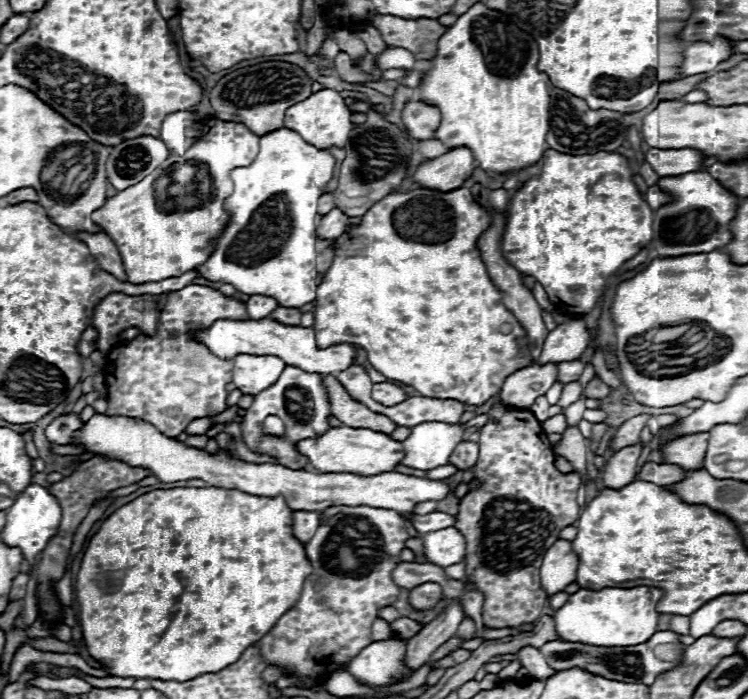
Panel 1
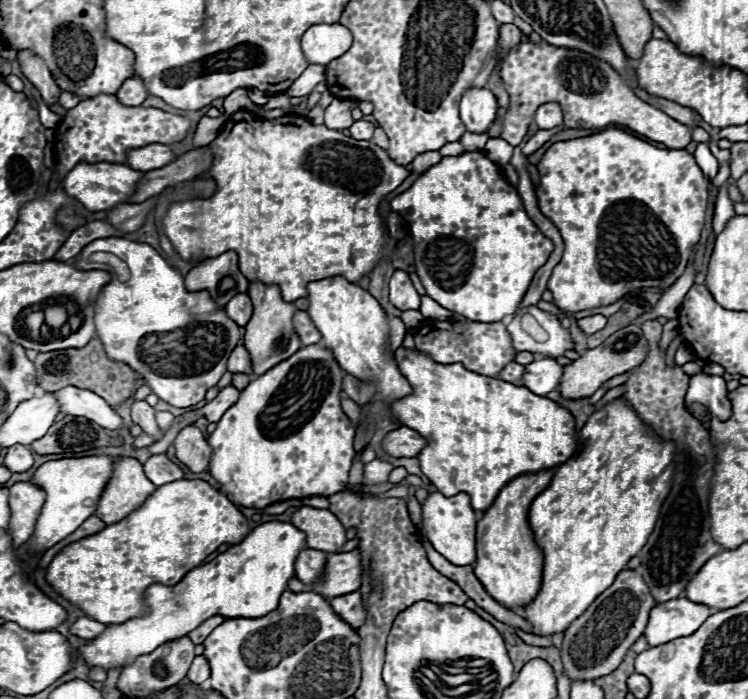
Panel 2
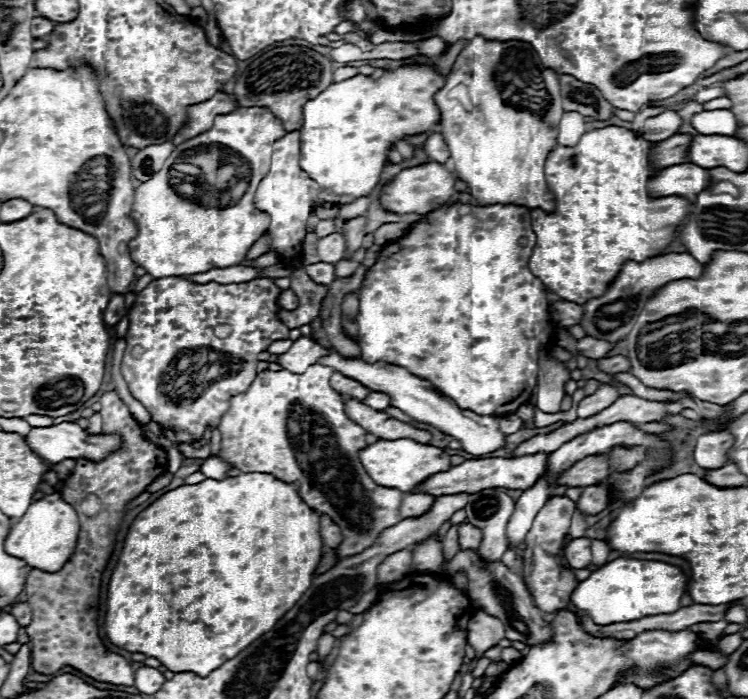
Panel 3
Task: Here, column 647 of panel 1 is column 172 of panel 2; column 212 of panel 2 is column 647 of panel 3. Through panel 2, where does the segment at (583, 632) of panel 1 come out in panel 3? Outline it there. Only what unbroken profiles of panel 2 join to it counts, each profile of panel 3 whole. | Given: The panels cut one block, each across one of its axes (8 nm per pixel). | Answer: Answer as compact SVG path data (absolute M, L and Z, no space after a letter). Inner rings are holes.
M616 558L582 580L572 592L572 604L576 610L586 612L596 624L608 626L614 622L630 622L644 616L670 614L680 608L680 598L686 592L688 578L680 566L672 566L658 560Z

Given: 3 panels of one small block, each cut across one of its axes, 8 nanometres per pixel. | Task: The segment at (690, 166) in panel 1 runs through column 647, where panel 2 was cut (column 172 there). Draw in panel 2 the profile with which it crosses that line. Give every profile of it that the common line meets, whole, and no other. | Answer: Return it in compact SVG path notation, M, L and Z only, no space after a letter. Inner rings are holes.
M150 144L144 148L132 148L126 152L126 164L132 170L140 170L140 172L168 166L170 162L174 162L174 158L176 158L174 152L164 144Z

